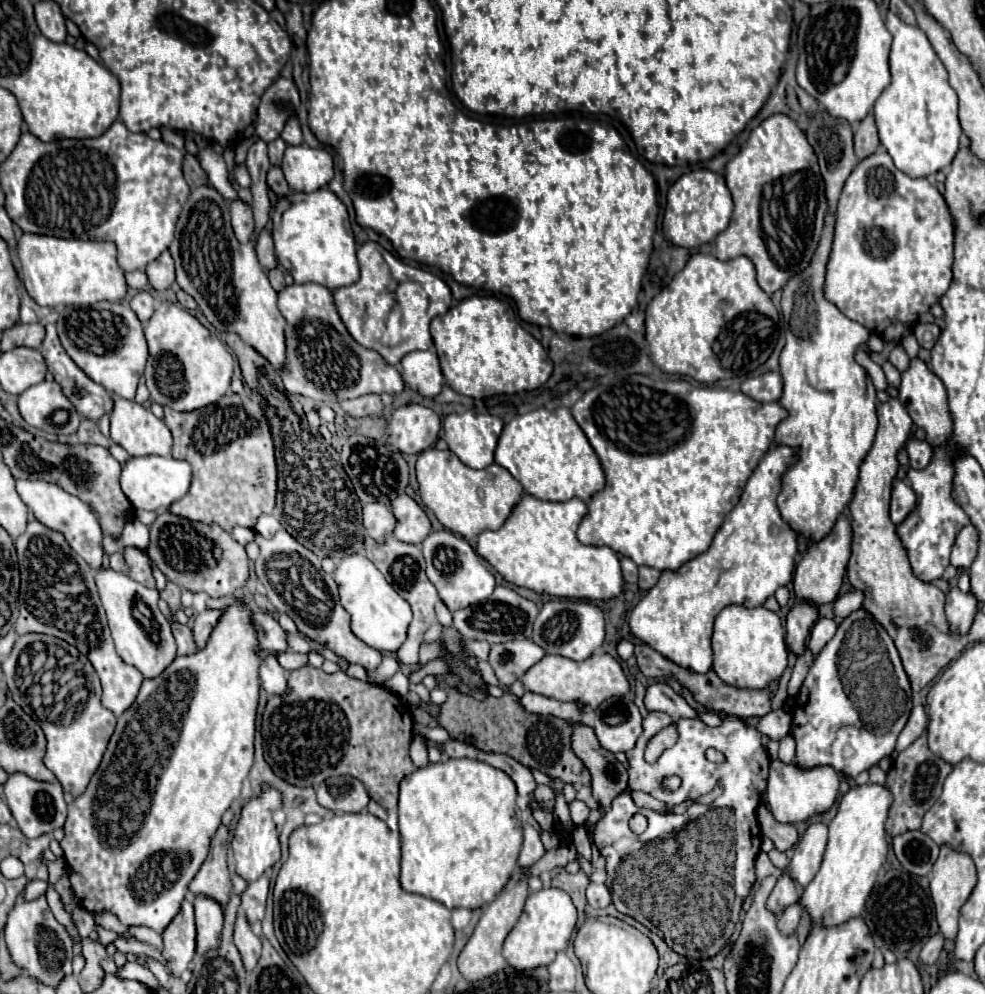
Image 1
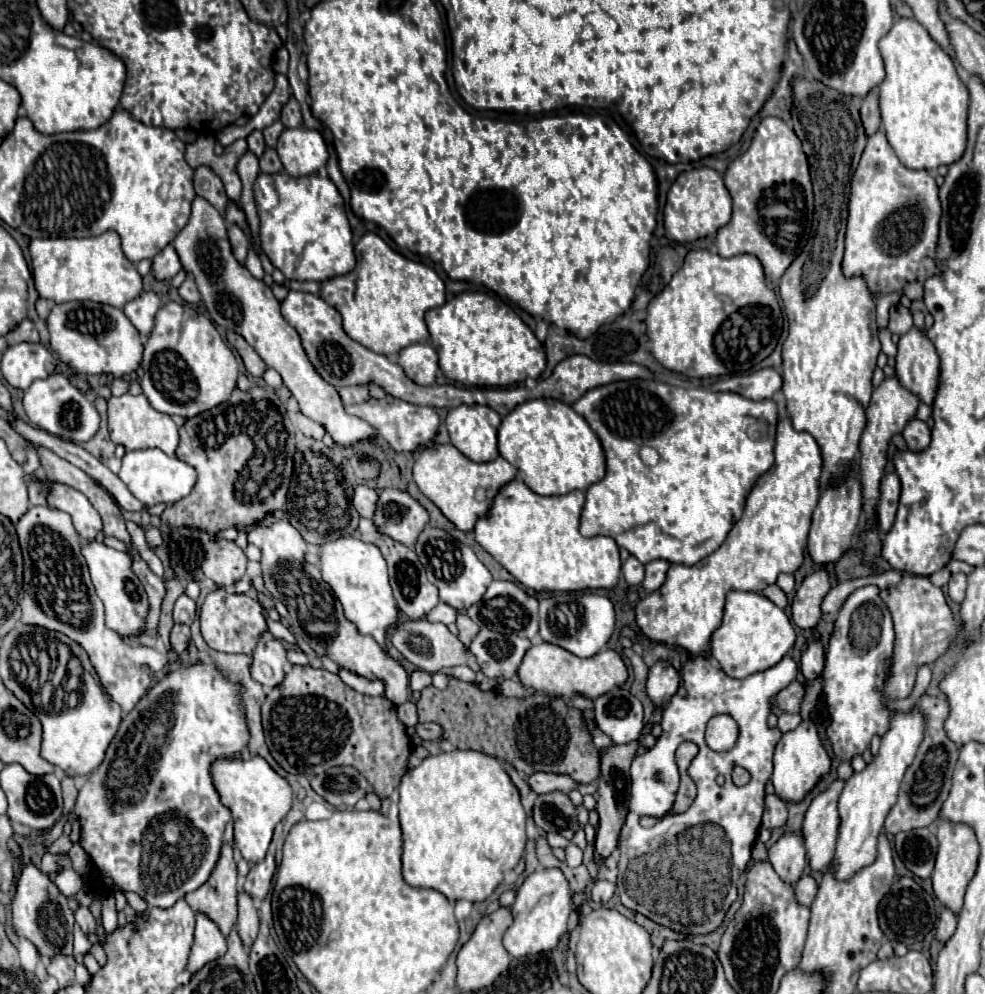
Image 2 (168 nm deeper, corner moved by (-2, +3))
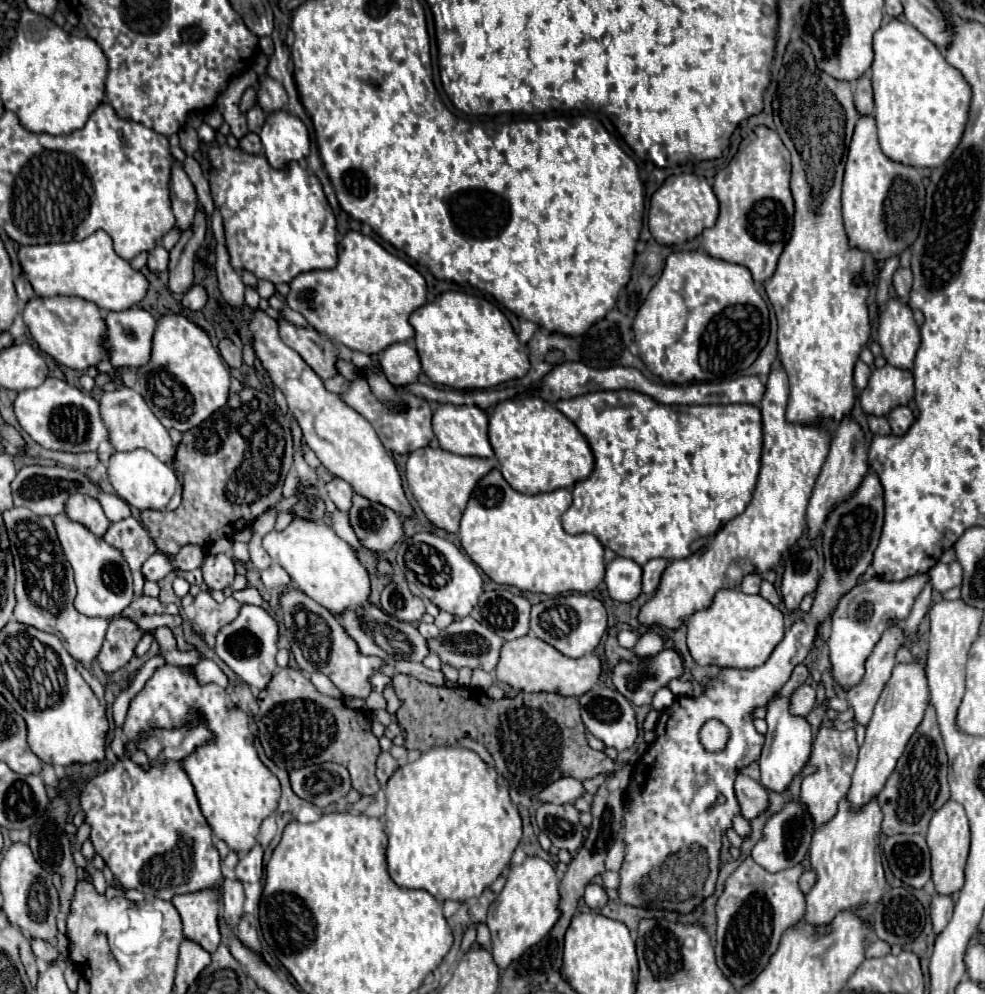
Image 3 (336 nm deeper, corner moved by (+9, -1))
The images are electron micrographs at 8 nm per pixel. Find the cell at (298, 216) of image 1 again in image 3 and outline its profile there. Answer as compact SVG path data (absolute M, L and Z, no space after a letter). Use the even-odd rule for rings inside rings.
M213 146L209 150L209 160L215 172L209 176L211 196L215 206L219 204L227 248L231 254L231 264L235 270L249 270L257 278L269 280L273 284L289 282L293 276L311 270L325 270L337 266L337 228L333 210L323 194L319 178L299 166L299 162L289 162L283 170L269 166L265 156L249 156L243 150L231 146Z

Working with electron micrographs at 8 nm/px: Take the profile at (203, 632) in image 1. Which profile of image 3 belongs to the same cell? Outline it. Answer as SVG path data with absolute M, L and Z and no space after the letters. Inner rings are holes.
M207 590L199 592L195 596L195 626L203 636L215 638L217 632L225 626L231 624L237 618L237 612L241 610L241 604L233 598L225 598L223 602L217 602Z

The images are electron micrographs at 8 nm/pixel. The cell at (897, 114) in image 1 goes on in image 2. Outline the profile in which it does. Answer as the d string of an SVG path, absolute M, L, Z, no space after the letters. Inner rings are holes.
M900 18L890 32L880 40L880 52L886 64L886 78L878 86L880 94L880 129L886 132L890 146L906 168L934 170L940 164L960 160L966 148L966 120L968 120L968 88L956 72L950 54L930 38L928 30L914 18Z

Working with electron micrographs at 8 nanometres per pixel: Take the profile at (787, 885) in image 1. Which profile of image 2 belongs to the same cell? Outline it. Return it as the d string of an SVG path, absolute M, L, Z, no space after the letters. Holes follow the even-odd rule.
M784 832L778 842L768 848L768 862L774 866L776 874L782 880L788 880L792 884L800 880L806 868L804 836L800 832Z

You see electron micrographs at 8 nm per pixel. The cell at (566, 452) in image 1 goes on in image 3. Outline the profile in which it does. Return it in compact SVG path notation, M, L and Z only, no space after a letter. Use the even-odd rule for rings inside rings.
M535 396L499 402L489 416L489 442L503 478L521 494L553 492L557 488L571 490L591 474L595 462L577 426L553 404Z

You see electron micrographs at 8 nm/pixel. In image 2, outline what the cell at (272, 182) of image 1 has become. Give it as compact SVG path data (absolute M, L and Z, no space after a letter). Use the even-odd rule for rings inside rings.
M266 148L264 154L260 156L260 170L268 172L268 174L282 170L282 162L278 160L278 152L274 148Z

